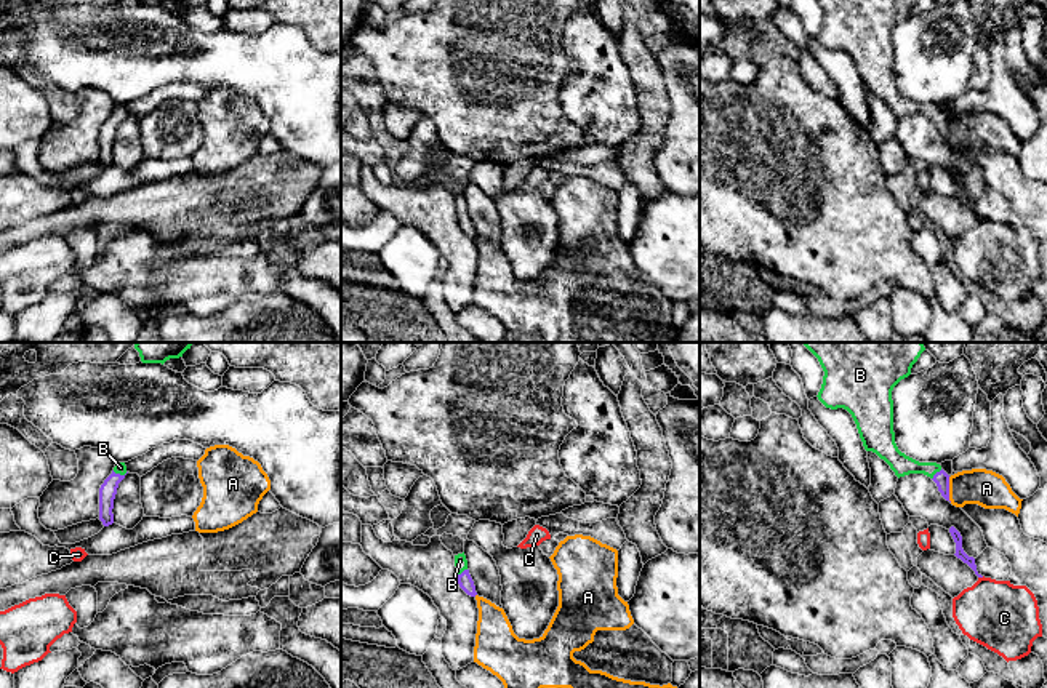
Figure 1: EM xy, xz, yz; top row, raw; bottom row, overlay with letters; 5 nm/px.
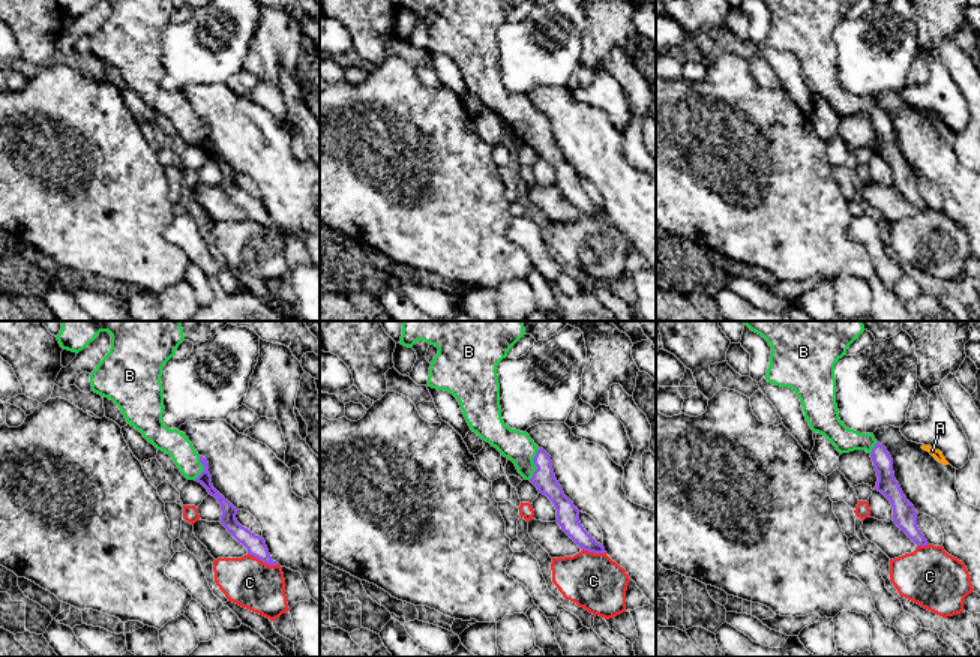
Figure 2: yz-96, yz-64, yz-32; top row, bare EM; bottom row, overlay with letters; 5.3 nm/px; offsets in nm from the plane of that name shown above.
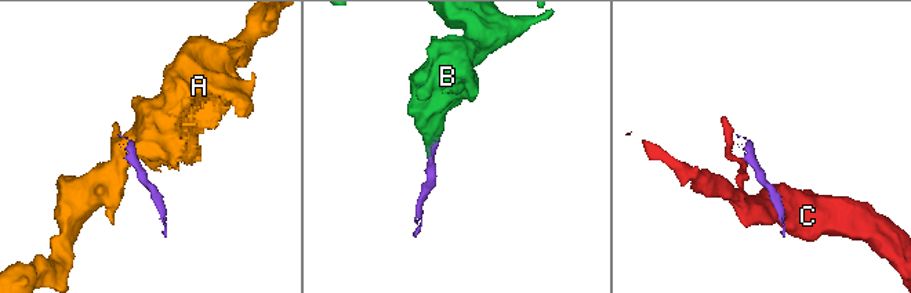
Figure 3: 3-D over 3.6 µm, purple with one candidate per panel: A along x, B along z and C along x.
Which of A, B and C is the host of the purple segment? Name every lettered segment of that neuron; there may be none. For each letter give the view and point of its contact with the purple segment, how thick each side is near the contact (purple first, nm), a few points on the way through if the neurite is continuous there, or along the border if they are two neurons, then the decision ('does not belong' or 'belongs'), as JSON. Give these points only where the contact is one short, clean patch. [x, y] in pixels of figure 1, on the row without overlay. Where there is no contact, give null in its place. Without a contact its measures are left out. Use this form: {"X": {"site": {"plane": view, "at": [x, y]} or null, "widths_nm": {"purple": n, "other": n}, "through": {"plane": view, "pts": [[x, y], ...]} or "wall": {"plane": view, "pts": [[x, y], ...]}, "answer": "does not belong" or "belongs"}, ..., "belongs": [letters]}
{"A": {"site": {"plane": "yz", "at": [948, 132]}, "widths_nm": {"purple": 80, "other": 190}, "wall": {"plane": "yz", "pts": [[948, 119], [948, 140], [951, 143]]}, "answer": "does not belong"}, "B": {"site": {"plane": "yz", "at": [935, 116]}, "widths_nm": {"purple": 80, "other": 110}, "through": {"plane": "yz", "pts": [[942, 120], [935, 116], [926, 109], [902, 106]]}, "answer": "belongs"}, "C": {"site": {"plane": "yz", "at": [980, 218]}, "widths_nm": {"purple": 50, "other": 340}, "wall": {"plane": "yz", "pts": [[983, 218], [978, 220]]}, "answer": "does not belong"}, "belongs": ["B"]}

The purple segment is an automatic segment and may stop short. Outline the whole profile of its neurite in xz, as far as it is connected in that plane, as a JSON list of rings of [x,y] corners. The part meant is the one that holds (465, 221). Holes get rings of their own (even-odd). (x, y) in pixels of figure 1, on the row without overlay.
[[[464,194],[455,197],[455,208],[456,208],[456,214],[458,214],[458,226],[459,226],[459,229],[461,229],[467,237],[475,238],[477,234],[475,234],[474,222],[472,222],[472,219],[471,219],[471,216],[469,216],[469,211],[467,211],[467,202],[466,202]]]

